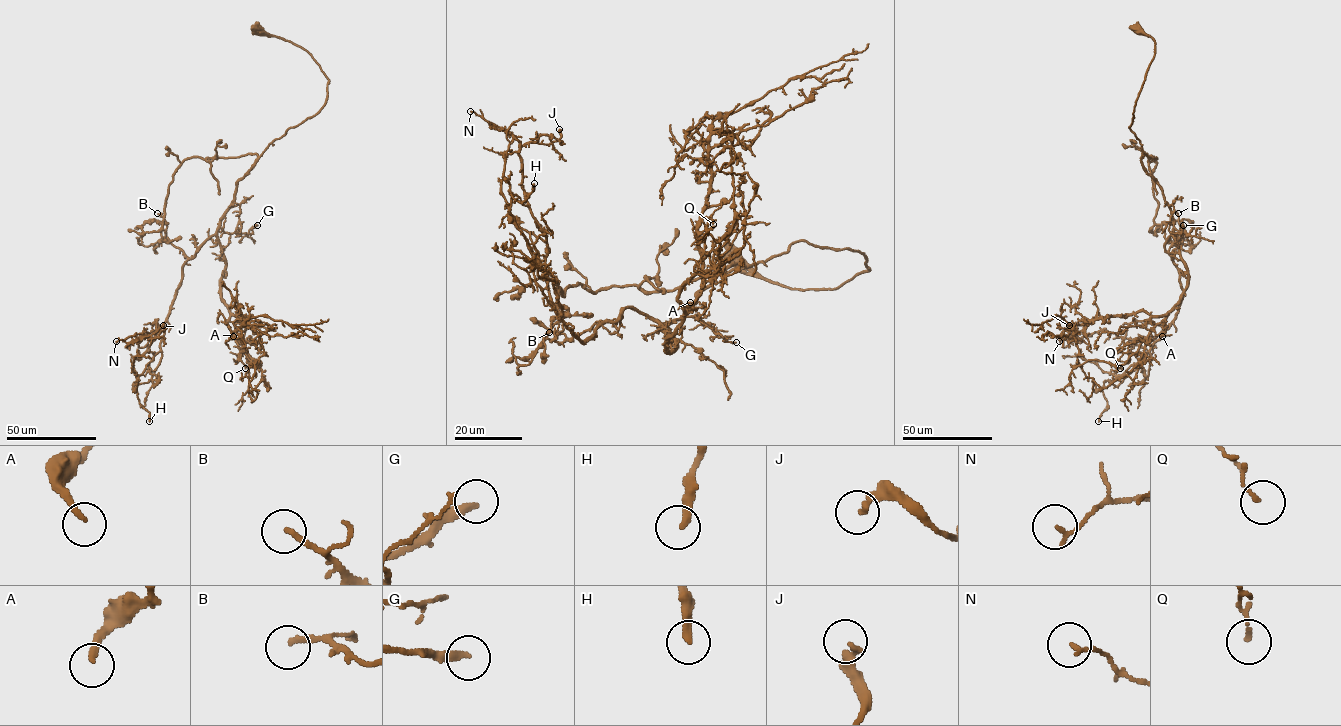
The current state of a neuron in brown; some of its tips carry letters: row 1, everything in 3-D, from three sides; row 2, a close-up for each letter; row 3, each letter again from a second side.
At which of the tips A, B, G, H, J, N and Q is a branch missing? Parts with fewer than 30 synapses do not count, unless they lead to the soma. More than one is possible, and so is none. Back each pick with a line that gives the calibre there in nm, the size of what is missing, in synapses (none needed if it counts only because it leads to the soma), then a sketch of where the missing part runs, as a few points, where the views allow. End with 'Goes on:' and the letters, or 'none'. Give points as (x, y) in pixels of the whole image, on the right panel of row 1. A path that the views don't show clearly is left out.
Goes on: none

